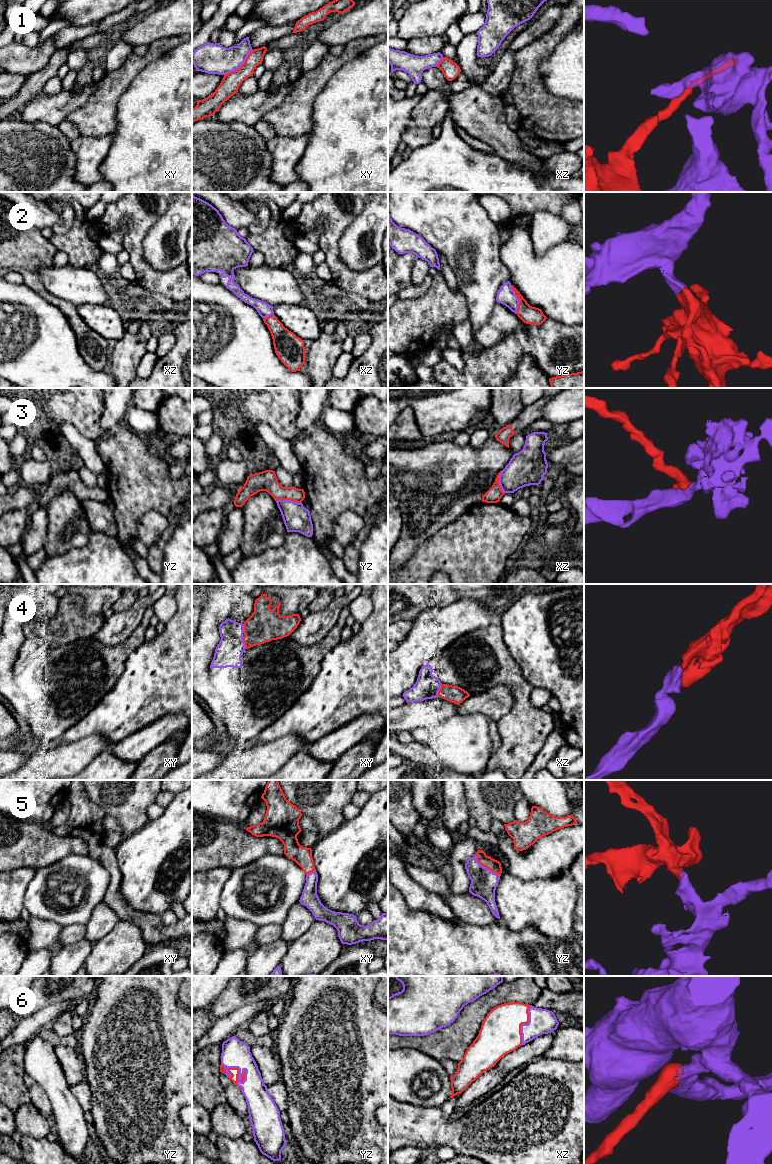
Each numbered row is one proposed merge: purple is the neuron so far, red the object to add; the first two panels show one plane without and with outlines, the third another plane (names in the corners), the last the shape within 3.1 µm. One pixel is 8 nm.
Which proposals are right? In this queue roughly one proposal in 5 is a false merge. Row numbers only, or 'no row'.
2, 4, 5, 6

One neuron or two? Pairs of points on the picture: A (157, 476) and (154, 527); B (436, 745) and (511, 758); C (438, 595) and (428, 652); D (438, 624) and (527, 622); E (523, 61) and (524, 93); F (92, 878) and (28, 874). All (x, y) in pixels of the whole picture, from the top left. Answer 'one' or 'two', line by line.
A: two
B: two
C: two
D: two
E: one
F: two

